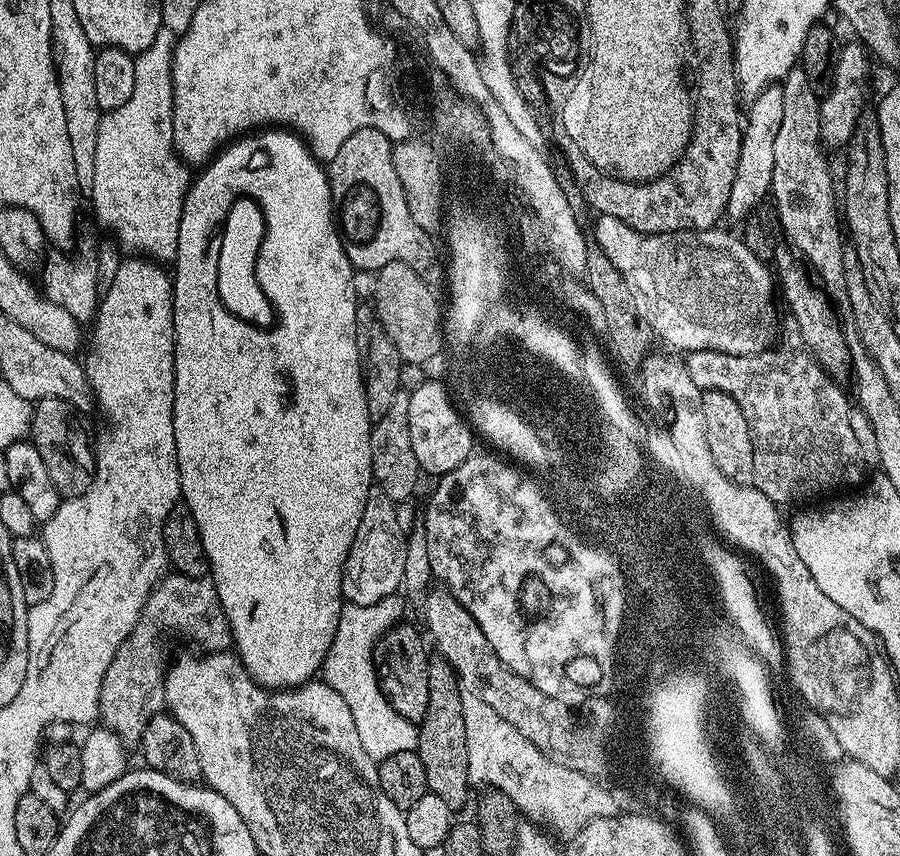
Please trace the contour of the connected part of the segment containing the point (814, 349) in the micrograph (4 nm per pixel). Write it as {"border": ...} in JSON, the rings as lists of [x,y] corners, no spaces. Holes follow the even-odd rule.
{"border":[[[777,251],[774,256],[774,264],[778,269],[778,280],[784,283],[784,300],[796,319],[796,328],[800,331],[803,347],[812,353],[813,358],[822,365],[833,378],[847,377],[850,372],[850,357],[848,354],[849,337],[844,337],[844,330],[840,326],[840,320],[832,310],[834,306],[829,293],[823,287],[814,285],[808,281],[809,273],[803,267],[792,261],[791,251]],[[780,267],[780,272],[779,268]],[[808,275],[808,276],[807,276]],[[816,287],[816,288],[815,288]]]}

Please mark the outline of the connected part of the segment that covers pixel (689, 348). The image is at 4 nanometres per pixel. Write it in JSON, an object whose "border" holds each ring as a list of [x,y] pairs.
{"border":[[[597,215],[595,219],[595,247],[603,252],[606,258],[610,258],[612,265],[623,274],[624,279],[634,289],[635,295],[639,299],[641,296],[648,303],[648,312],[652,315],[650,328],[657,341],[665,340],[666,343],[674,348],[684,348],[683,351],[685,353],[701,352],[704,348],[709,348],[715,352],[725,352],[728,356],[750,356],[759,353],[769,343],[769,341],[767,342],[768,335],[772,332],[772,280],[774,284],[774,272],[765,261],[760,260],[751,252],[748,245],[739,235],[736,235],[737,237],[731,236],[730,233],[723,232],[723,227],[720,226],[703,228],[701,232],[663,232],[662,234],[649,234],[648,232],[639,232],[630,226],[626,226],[626,222],[622,222],[613,216]]]}

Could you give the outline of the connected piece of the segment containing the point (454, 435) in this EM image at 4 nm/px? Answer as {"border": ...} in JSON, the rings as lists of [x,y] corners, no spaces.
{"border":[[[425,378],[421,385],[416,389],[408,392],[410,398],[410,447],[414,449],[414,458],[418,458],[418,466],[421,473],[432,475],[432,478],[439,478],[446,475],[450,470],[464,461],[470,455],[473,455],[472,436],[474,432],[466,423],[465,417],[462,415],[461,409],[448,397],[448,392],[432,378]]]}

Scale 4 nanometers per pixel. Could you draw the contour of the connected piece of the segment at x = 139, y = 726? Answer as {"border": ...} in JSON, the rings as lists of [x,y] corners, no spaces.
{"border":[[[179,574],[165,575],[152,589],[142,614],[132,633],[122,642],[114,662],[106,670],[100,691],[100,715],[103,727],[118,734],[125,745],[132,746],[139,741],[150,718],[161,715],[165,707],[164,678],[166,660],[160,649],[160,635],[163,632],[177,632],[180,636],[193,636],[204,644],[205,653],[219,652],[233,647],[230,622],[222,610],[218,590],[208,578],[190,578]]]}

